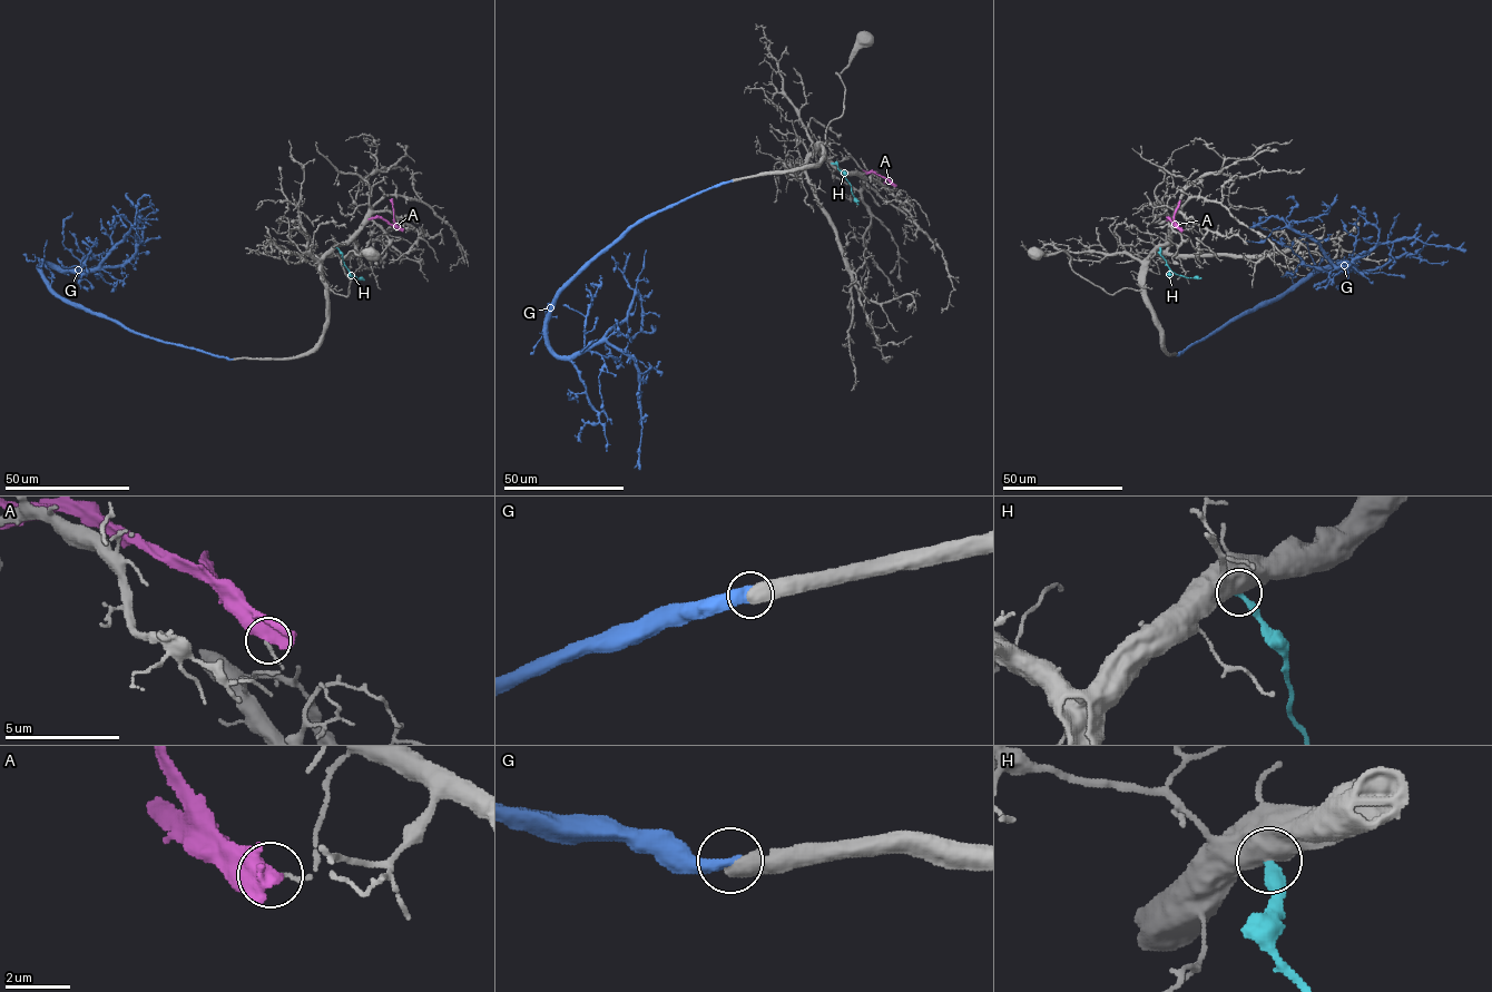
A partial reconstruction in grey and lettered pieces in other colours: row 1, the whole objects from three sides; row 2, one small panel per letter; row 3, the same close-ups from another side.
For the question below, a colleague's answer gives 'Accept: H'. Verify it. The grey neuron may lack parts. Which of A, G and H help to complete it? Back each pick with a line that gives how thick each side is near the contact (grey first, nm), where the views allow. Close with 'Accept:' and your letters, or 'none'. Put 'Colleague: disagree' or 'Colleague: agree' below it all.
G: calibres 650 and 480 nm
Accept: G
Colleague: disagree

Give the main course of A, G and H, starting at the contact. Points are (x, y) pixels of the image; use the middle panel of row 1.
A: (893, 186), (874, 173), (862, 170)
G: (732, 180), (630, 225), (558, 296), (547, 321), (558, 355), (608, 342), (634, 361), (641, 429), (634, 468)
H: (832, 164), (837, 164), (859, 205)

